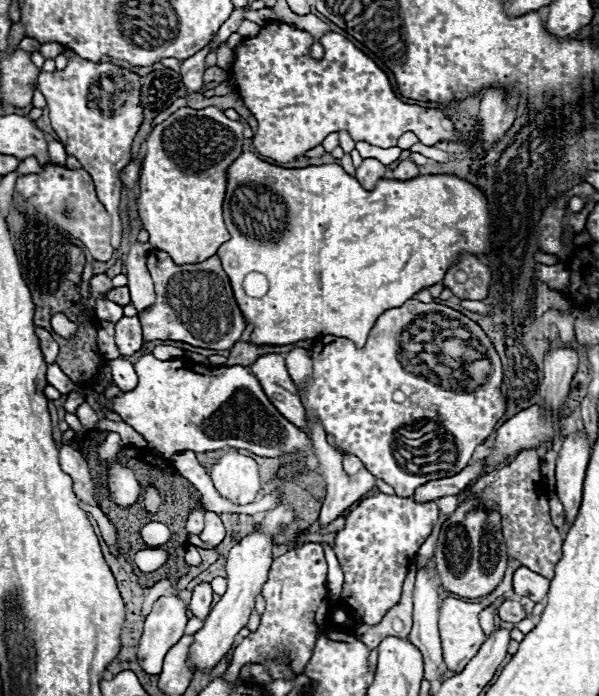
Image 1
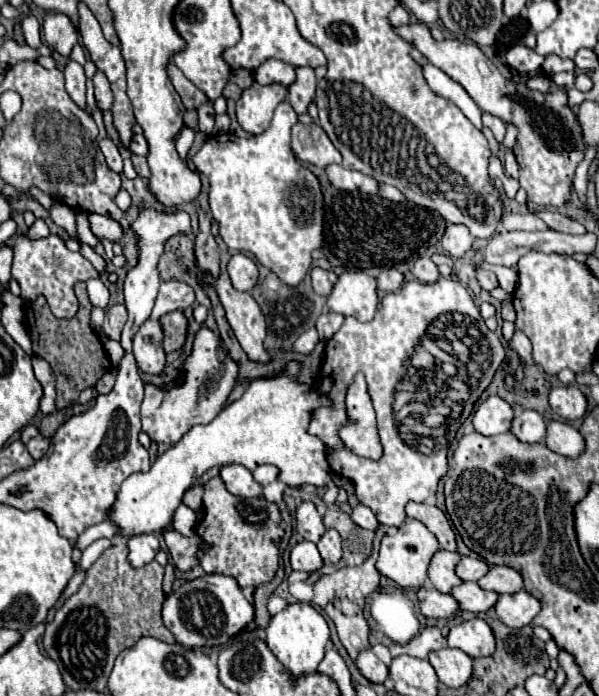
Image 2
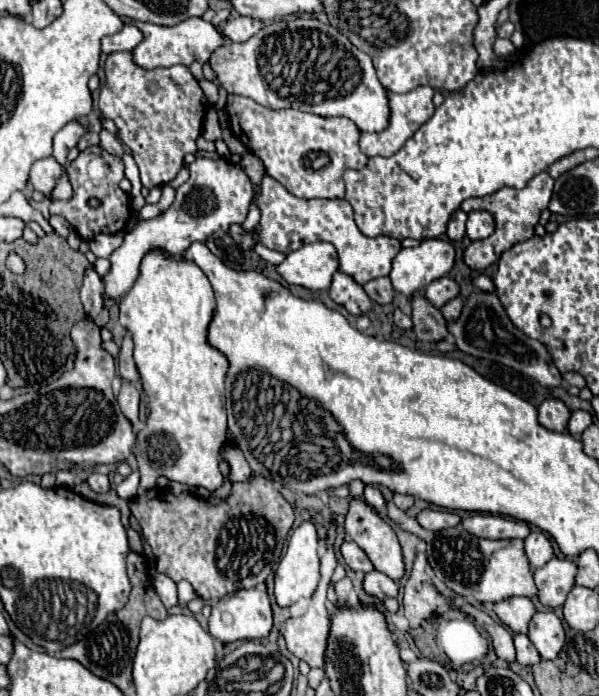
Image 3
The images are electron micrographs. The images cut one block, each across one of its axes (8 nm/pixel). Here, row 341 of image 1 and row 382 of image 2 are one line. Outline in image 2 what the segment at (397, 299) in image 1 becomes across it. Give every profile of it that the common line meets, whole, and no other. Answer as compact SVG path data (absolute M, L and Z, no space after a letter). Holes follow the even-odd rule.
M292 360L278 376L256 378L244 396L228 404L210 424L192 426L178 444L166 450L144 474L132 474L120 488L110 510L110 520L120 528L120 536L134 536L162 530L170 520L184 492L212 466L242 464L254 470L260 464L278 468L278 480L292 486L326 486L332 482L328 466L328 446L314 434L308 434L308 422L320 406L332 406L332 400L310 384L298 382L302 364ZM356 374L354 382L348 386L346 414L348 420L338 430L342 446L354 452L356 456L380 460L382 446L376 430L376 412L372 400L368 398L368 386L364 382L364 374Z

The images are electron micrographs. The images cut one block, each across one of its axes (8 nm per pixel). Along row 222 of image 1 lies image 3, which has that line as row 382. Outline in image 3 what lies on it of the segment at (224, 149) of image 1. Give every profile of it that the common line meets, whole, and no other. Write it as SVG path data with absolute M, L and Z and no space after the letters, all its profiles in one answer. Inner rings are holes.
M152 248L142 258L140 276L120 302L120 324L128 328L134 338L134 360L148 396L148 424L138 432L134 446L138 470L142 474L140 486L146 490L156 486L158 476L166 476L170 482L180 482L190 488L204 486L206 490L216 490L224 482L218 462L228 430L226 410L222 404L228 360L220 354L220 350L208 344L208 326L214 312L216 300L206 274L194 262L188 262L182 256L166 254L160 248Z

